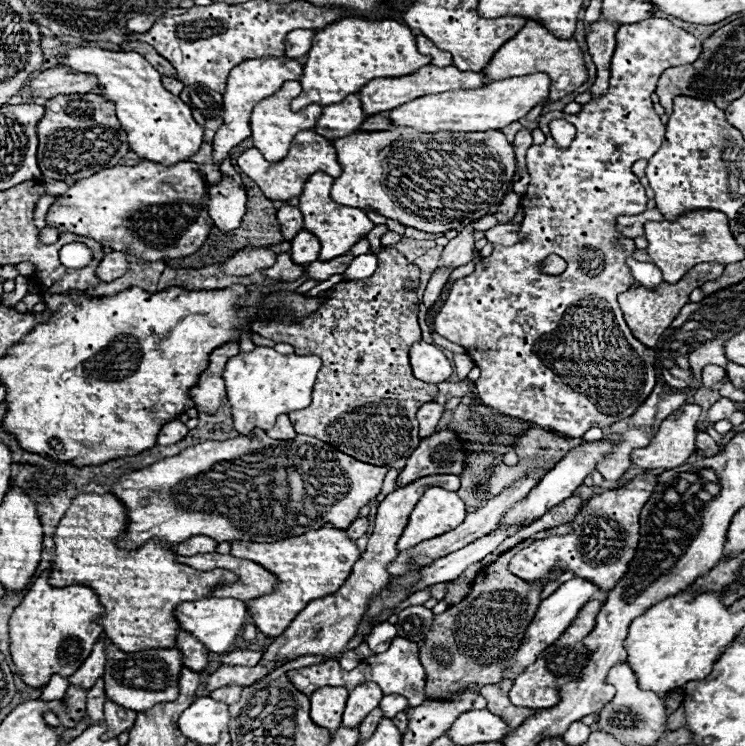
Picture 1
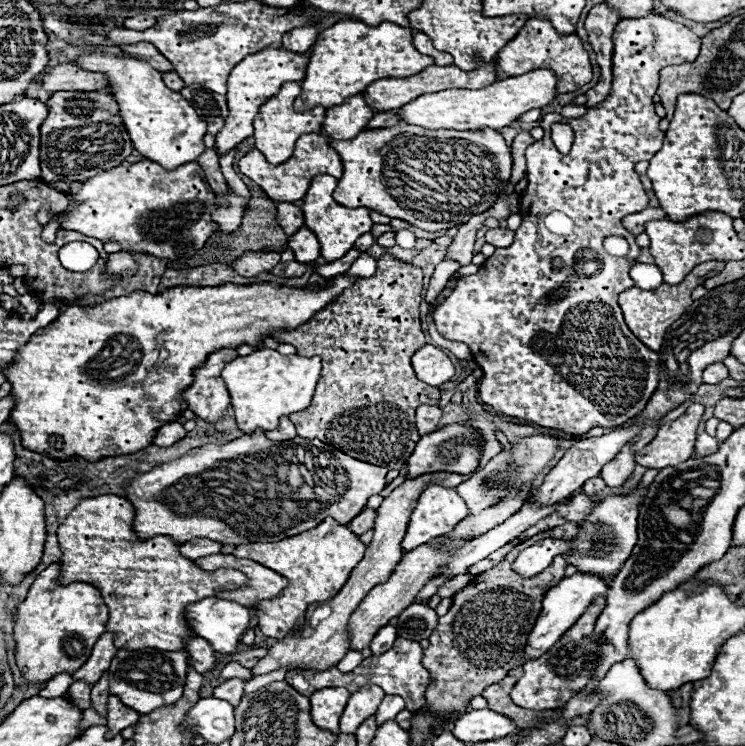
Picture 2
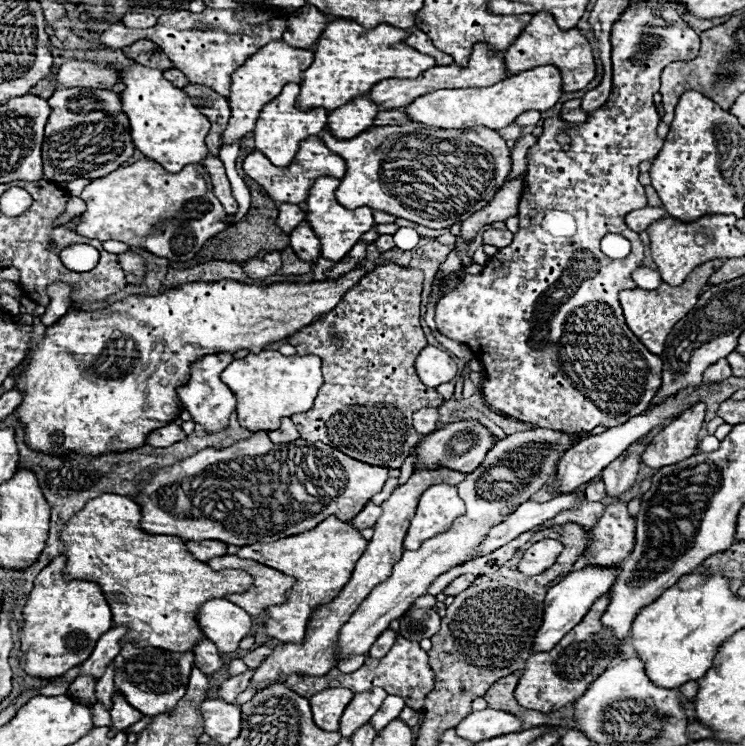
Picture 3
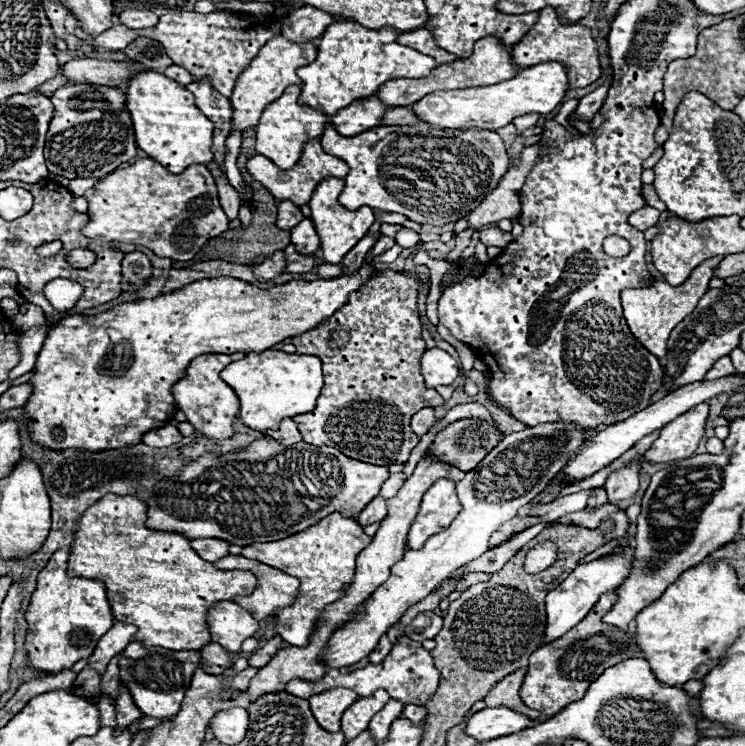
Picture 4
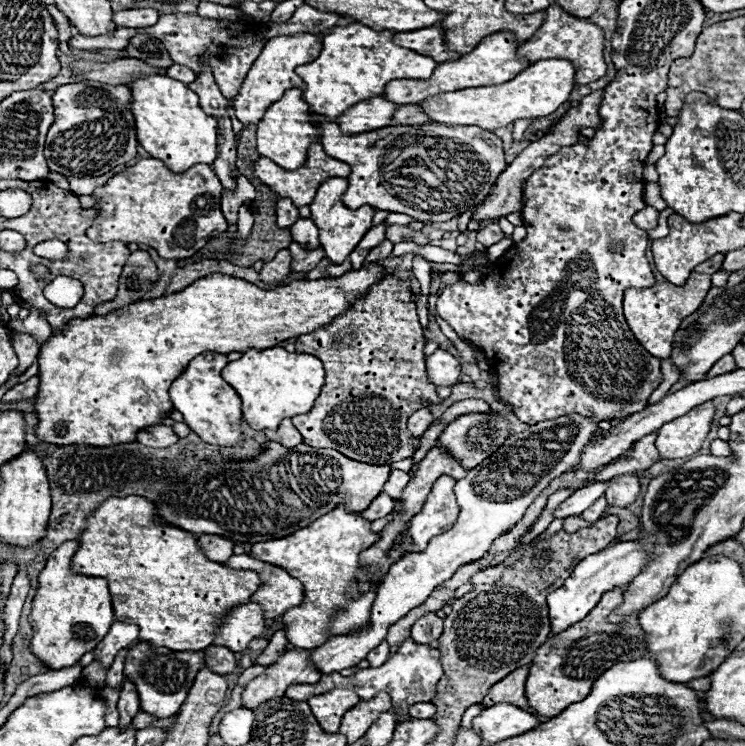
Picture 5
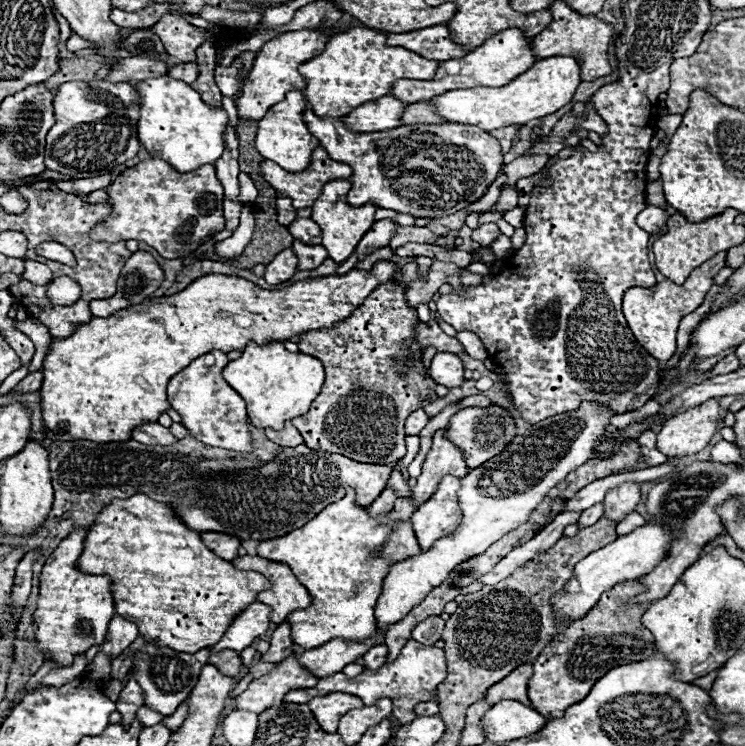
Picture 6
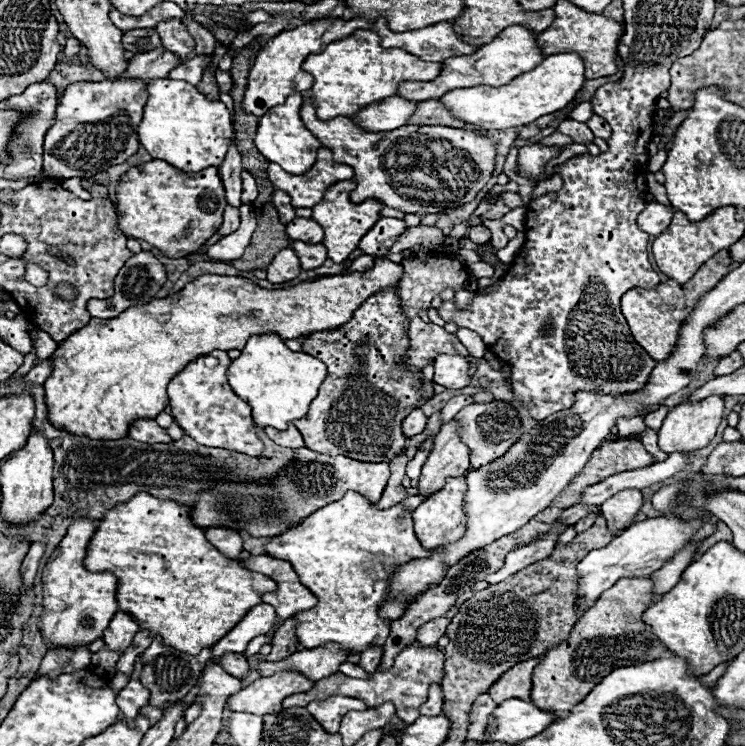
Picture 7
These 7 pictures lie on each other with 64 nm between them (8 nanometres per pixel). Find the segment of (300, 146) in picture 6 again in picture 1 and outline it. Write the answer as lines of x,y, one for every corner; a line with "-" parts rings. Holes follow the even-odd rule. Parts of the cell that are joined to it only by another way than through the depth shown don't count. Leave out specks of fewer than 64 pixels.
288,82
288,84
284,84
280,88
280,92
268,96
268,100
260,100
260,104
256,104
256,108
252,112
252,118
250,118
252,140
254,140
254,146
262,152
262,156
268,162
280,162
280,160
284,160
284,156
288,154
290,142
296,136
296,132
316,128
316,120
320,120
320,112
322,112
320,104
310,104
308,108
304,108
300,112
292,112
290,110
290,102
300,92
302,92
302,88
300,88
298,82

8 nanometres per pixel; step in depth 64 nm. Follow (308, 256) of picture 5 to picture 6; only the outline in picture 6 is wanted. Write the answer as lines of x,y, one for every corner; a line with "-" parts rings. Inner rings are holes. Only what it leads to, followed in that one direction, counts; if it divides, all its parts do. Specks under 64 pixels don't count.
294,240
292,250
298,256
298,270
314,270
328,258
328,252
324,252
324,246
320,246
320,244
308,246
304,242

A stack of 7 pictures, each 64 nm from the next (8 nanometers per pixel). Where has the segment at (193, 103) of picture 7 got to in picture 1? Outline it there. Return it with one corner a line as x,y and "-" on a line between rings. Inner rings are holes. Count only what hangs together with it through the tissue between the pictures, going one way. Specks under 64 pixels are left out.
72,48
58,66
98,76
100,94
116,104
116,114
122,130
128,134
130,150
140,158
174,166
178,162
186,162
200,150
204,126
196,124
188,104
162,86
160,72
156,72
140,54
102,48

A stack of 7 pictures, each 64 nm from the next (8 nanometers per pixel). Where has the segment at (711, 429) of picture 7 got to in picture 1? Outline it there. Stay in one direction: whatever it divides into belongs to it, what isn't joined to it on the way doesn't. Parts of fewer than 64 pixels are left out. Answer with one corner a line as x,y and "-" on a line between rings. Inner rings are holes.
684,404
678,416
668,416
652,442
646,448
632,452
632,462
644,470
676,468
684,464
696,450
696,424
702,408
698,404

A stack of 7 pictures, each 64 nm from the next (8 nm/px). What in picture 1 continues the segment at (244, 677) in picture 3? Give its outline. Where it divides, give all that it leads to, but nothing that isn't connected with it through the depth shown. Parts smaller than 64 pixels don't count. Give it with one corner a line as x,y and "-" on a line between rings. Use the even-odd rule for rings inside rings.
224,686
224,688
218,688
216,692
212,692
210,696
214,700
222,700
226,704
234,704
240,698
240,692
242,692
240,686

